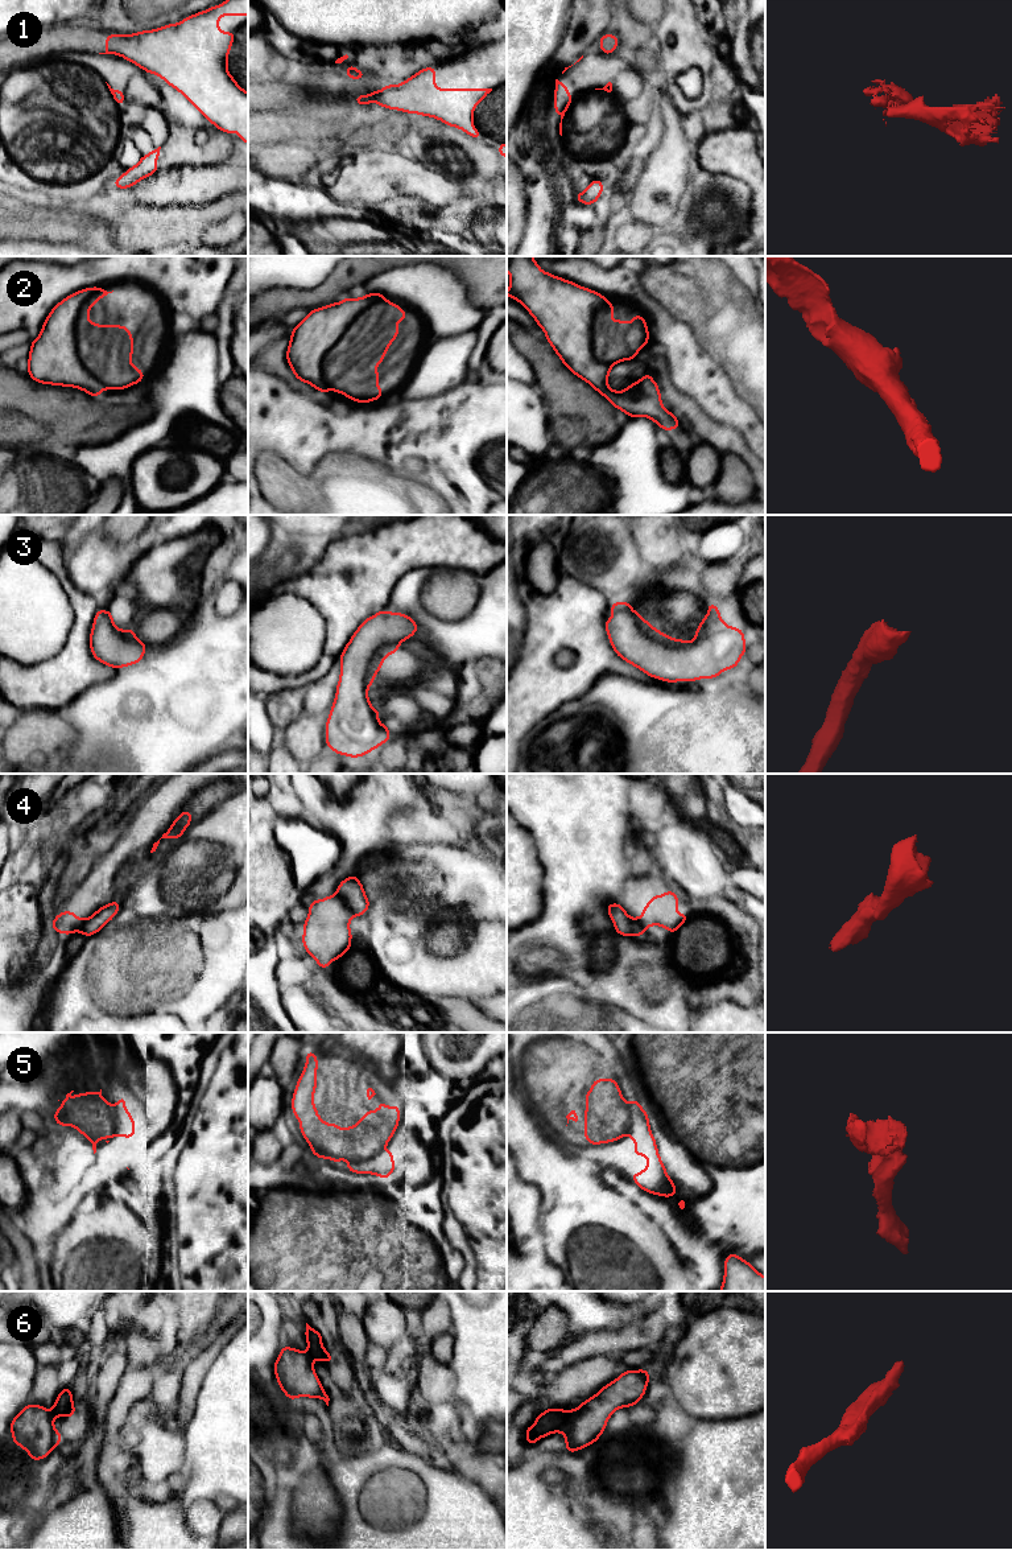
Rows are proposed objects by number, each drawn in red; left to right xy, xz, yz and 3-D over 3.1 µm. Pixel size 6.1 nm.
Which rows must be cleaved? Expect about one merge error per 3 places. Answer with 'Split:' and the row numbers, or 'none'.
Split: 1, 4, 6

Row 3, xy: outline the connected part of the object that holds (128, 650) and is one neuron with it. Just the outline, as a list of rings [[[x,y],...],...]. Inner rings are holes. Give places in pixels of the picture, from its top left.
[[[98,610],[91,627],[90,648],[102,664],[123,668],[141,661],[146,644],[137,639],[133,627],[117,628],[110,610]]]

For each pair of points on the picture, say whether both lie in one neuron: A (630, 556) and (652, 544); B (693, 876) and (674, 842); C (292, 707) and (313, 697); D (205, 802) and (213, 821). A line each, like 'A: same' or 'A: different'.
A: different
B: same
C: different
D: different

